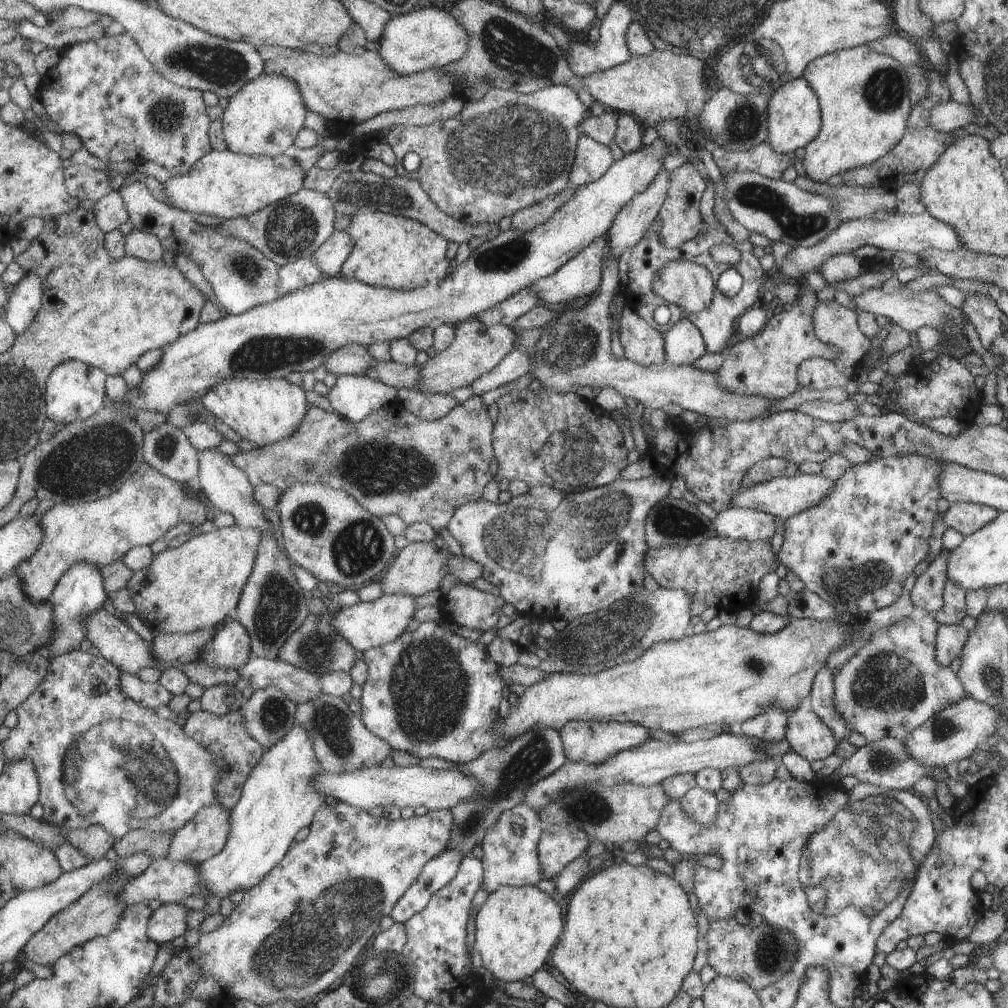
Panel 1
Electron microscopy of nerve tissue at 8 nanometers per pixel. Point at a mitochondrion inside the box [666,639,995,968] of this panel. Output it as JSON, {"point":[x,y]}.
{"point":[865,848]}

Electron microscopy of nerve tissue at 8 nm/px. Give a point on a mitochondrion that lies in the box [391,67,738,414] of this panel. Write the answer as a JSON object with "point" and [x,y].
{"point":[510,148]}

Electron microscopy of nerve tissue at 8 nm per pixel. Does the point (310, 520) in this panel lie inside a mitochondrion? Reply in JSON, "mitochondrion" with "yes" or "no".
{"mitochondrion":"yes"}

